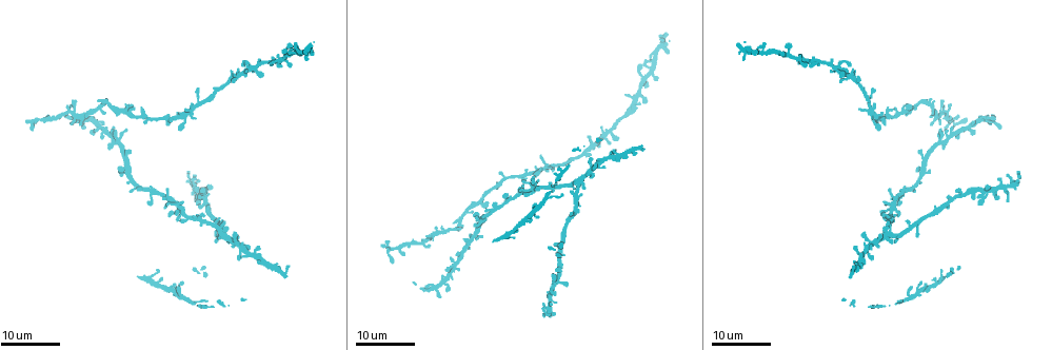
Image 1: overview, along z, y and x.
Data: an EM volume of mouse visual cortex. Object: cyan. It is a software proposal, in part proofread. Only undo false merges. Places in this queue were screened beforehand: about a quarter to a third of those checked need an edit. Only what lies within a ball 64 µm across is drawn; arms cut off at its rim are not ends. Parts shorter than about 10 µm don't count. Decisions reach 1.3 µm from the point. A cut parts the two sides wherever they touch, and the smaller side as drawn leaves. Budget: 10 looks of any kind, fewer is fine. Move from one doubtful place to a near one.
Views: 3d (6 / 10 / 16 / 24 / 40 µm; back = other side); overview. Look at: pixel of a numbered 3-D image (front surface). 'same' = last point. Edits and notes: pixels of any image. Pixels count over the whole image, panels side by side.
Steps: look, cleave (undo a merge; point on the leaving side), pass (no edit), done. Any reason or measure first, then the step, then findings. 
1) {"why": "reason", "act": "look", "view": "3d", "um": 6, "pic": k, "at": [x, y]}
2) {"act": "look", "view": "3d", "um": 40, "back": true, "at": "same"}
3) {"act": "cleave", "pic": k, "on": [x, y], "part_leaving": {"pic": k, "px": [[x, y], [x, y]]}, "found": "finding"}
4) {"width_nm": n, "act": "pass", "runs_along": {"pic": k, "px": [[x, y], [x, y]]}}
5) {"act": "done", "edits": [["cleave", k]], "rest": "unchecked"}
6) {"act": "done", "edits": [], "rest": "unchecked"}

{"act": "look", "view": "3d", "um": 24, "pic": 1, "at": [916, 226]}

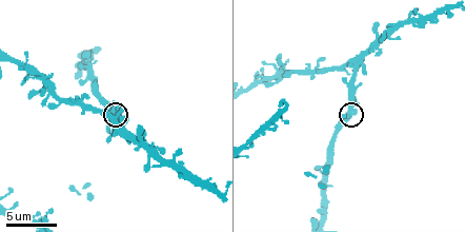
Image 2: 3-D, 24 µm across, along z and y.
{"act": "look", "view": "3d", "um": 10, "pic": 2, "at": [112, 112]}

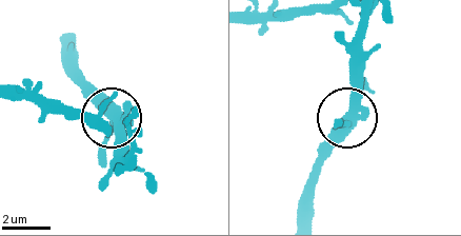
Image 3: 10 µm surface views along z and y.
{"arms": 3, "act": "pass", "runs_along": {"pic": 3, "px": [[360, 21], [360, 99], [346, 130], [314, 170]]}, "found": "all the same cell"}

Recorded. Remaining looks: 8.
{"why": "a fork", "act": "look", "view": "3d", "um": 24, "pic": 1, "at": [933, 110]}

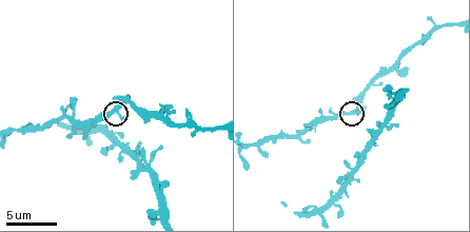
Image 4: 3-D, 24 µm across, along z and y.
{"act": "look", "view": "3d", "um": 10, "pic": 4, "at": [349, 115]}

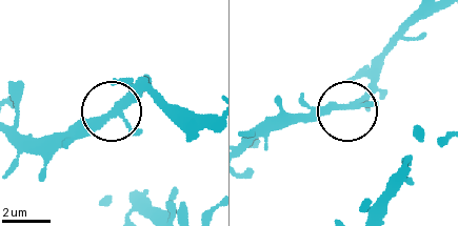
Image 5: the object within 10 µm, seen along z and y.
{"why": "other side", "act": "look", "view": "3d", "um": 10, "back": true, "pic": 5, "at": [348, 107]}

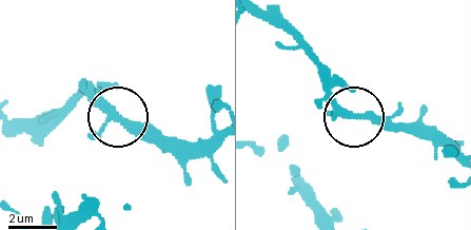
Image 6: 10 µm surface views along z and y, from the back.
{"act": "pass", "found": "continuous, no second cell"}

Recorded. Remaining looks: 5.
{"why": "looks like a crossing", "act": "look", "view": "3d", "um": 6, "pic": 4, "at": [384, 124]}

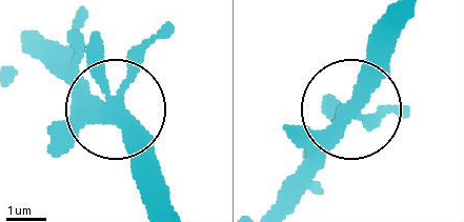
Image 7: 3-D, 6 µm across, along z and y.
{"act": "pass", "found": "continuous, no second cell"}

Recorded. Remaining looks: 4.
{"why": "four or more arms meet", "act": "look", "view": "3d", "um": 10, "pic": 2, "at": [354, 68]}

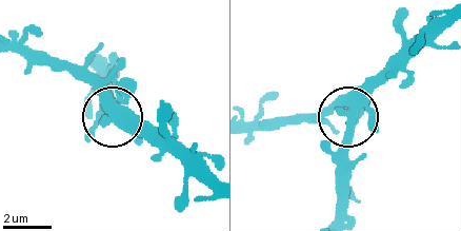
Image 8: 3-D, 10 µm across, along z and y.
{"side_arm_um": 21, "arms": 5, "act": "pass", "found": "all the same cell"}

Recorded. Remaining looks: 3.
{"why": "four or more arms meet", "act": "look", "view": "3d", "um": 10, "pic": 2, "at": [388, 31]}

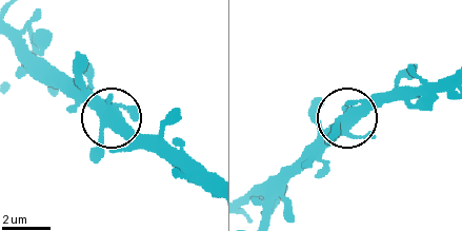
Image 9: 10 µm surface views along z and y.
{"act": "look", "view": "3d", "um": 10, "back": true, "pic": 9, "at": [347, 116]}

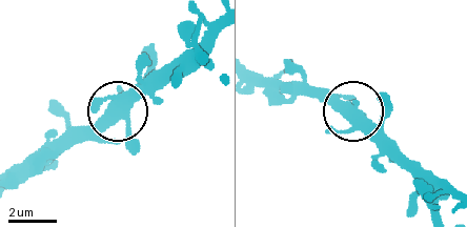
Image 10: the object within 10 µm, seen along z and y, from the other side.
{"act": "pass", "runs_along": {"pic": 10, "px": [[215, 23], [124, 108], [100, 116], [73, 142]]}, "found": "one cell here"}

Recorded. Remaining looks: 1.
{"act": "done", "edits": [], "rest": "unchecked"}

